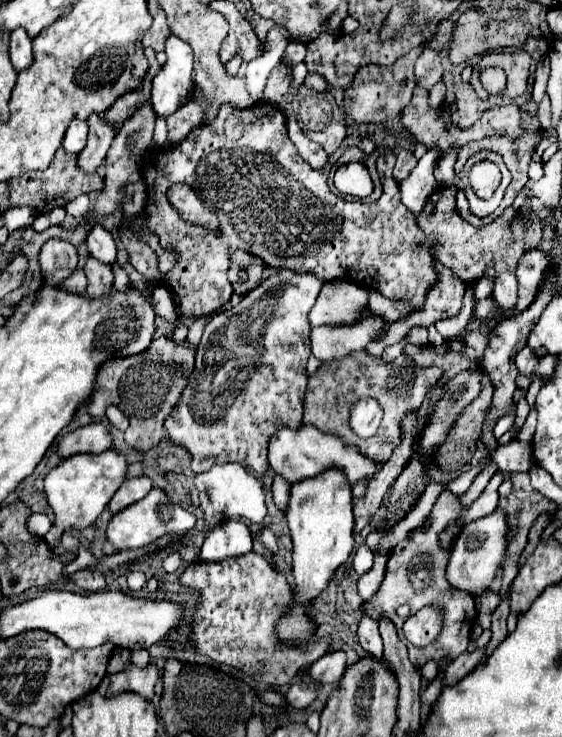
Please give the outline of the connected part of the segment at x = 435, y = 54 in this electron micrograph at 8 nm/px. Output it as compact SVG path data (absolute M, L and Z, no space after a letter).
M424 48L416 60L416 84L430 90L442 80L442 48Z

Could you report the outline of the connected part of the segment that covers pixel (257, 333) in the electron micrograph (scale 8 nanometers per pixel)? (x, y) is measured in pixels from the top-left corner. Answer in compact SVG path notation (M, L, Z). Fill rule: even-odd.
M280 270L278 274L266 278L258 288L250 290L248 294L244 294L242 302L238 306L228 306L224 308L220 314L216 314L214 318L210 318L210 322L206 324L204 336L198 344L198 354L196 354L196 366L194 372L188 380L188 386L184 388L182 398L178 400L178 404L174 406L172 414L166 418L164 426L168 430L168 438L172 444L178 444L182 448L186 448L192 454L192 470L194 472L206 472L208 468L212 468L212 464L228 464L228 462L238 462L242 466L246 466L248 470L254 470L256 476L262 476L262 472L268 468L268 438L272 432L276 432L280 426L290 426L290 428L298 428L302 424L302 412L304 412L304 396L306 396L306 384L308 384L308 374L306 374L306 362L310 356L310 324L308 324L308 312L314 306L318 292L322 290L324 282L312 274L312 272L296 272L296 270ZM210 348L228 348L228 352L222 356L222 360L216 360L214 354L208 352L216 352Z

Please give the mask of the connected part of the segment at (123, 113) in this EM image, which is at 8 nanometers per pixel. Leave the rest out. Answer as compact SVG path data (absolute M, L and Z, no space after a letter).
M144 48L144 54L146 54L146 58L148 58L148 62L150 62L150 68L148 68L148 72L146 72L146 76L144 76L144 80L142 80L142 88L132 90L132 92L126 92L122 98L118 98L118 100L104 112L104 118L106 118L116 130L122 126L122 122L124 122L128 116L134 114L134 110L136 110L138 106L146 104L148 94L150 94L152 78L154 78L154 76L158 74L158 70L160 70L160 64L158 64L156 58L154 58L156 52L154 52L152 48Z

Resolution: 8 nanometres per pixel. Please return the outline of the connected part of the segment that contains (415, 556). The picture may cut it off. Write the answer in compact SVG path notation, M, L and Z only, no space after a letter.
M494 474L488 482L488 486L484 488L484 492L480 494L480 498L476 502L472 502L472 506L464 508L462 502L460 502L460 496L456 496L454 492L450 492L448 488L448 482L442 482L444 490L440 492L440 496L436 498L430 514L428 514L428 526L418 526L414 528L412 532L408 532L408 536L398 542L390 554L390 560L388 560L388 570L386 570L386 578L382 582L382 590L378 590L378 594L364 604L364 614L370 614L374 618L378 618L380 614L388 616L396 628L398 628L398 634L402 638L402 624L404 624L404 618L400 618L396 614L396 608L400 604L410 604L410 610L416 612L420 610L422 606L426 604L436 604L440 608L444 608L444 628L440 632L440 636L436 638L434 644L430 646L424 646L424 648L418 648L414 644L410 644L406 638L402 642L406 642L408 646L408 654L410 654L410 662L418 668L422 668L428 660L442 660L444 656L450 656L450 658L456 658L458 654L462 654L466 648L468 648L468 642L470 642L470 630L472 630L472 624L476 620L476 604L474 604L474 594L466 592L466 590L458 590L458 588L452 588L448 578L446 578L446 566L448 566L448 560L450 560L450 550L452 550L452 544L448 548L444 548L440 544L440 536L448 530L448 526L452 522L456 522L458 526L466 526L468 522L474 522L486 514L490 514L492 510L496 510L498 506L498 486L502 484L502 474Z

